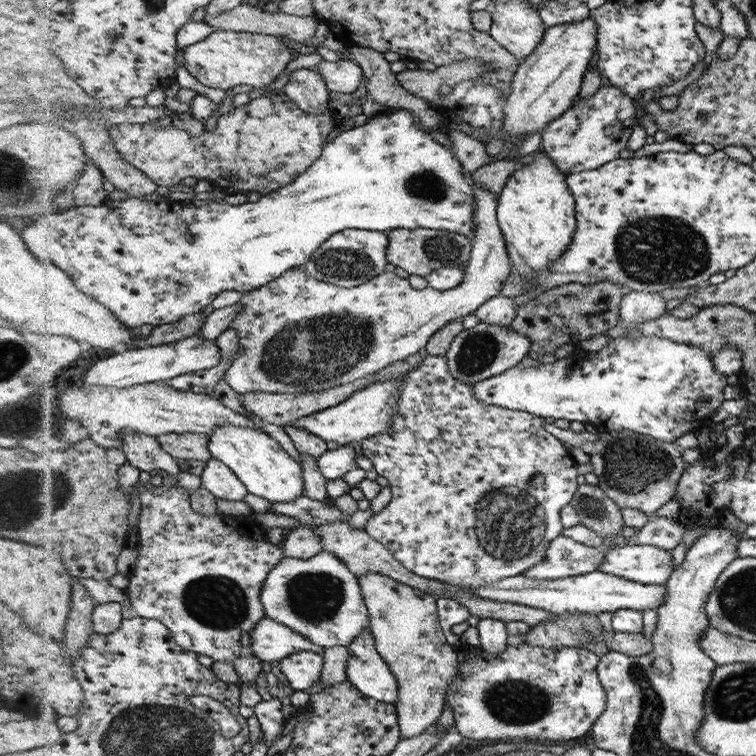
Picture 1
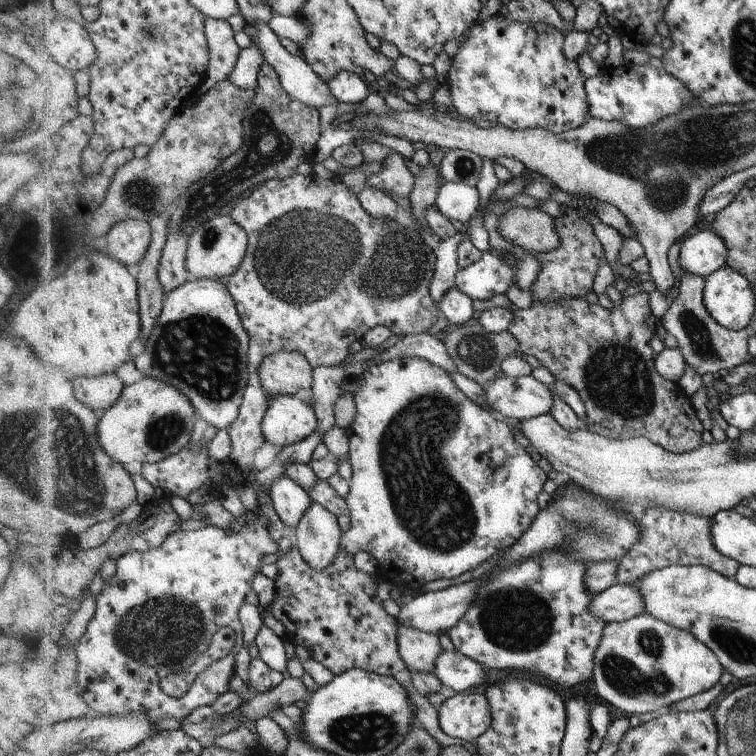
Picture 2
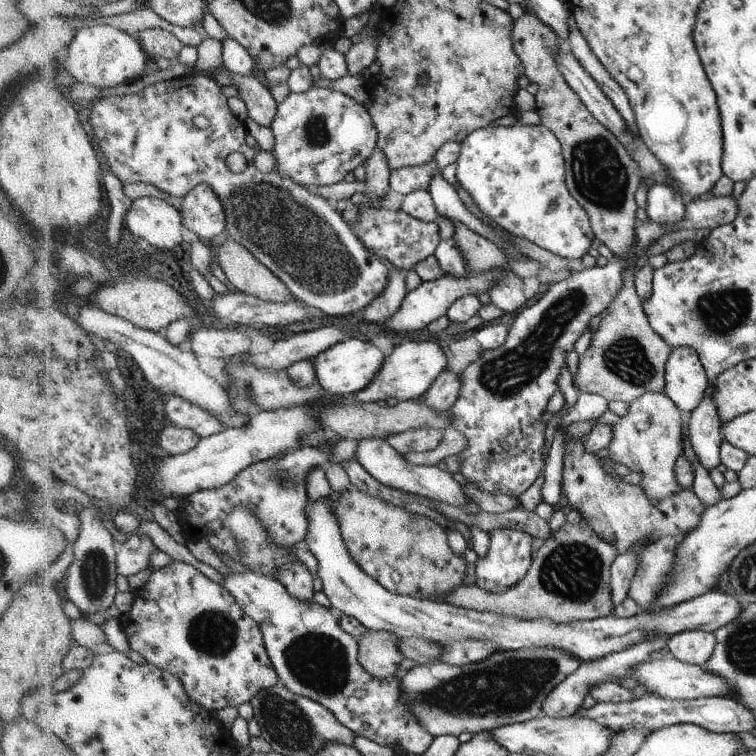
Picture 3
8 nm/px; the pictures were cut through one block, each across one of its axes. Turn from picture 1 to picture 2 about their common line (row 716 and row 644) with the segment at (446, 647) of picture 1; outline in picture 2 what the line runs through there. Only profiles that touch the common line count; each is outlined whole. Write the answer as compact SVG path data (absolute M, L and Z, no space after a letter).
M402 625L398 633L399 653L410 672L433 673L434 661L442 650L438 639L439 635Z

